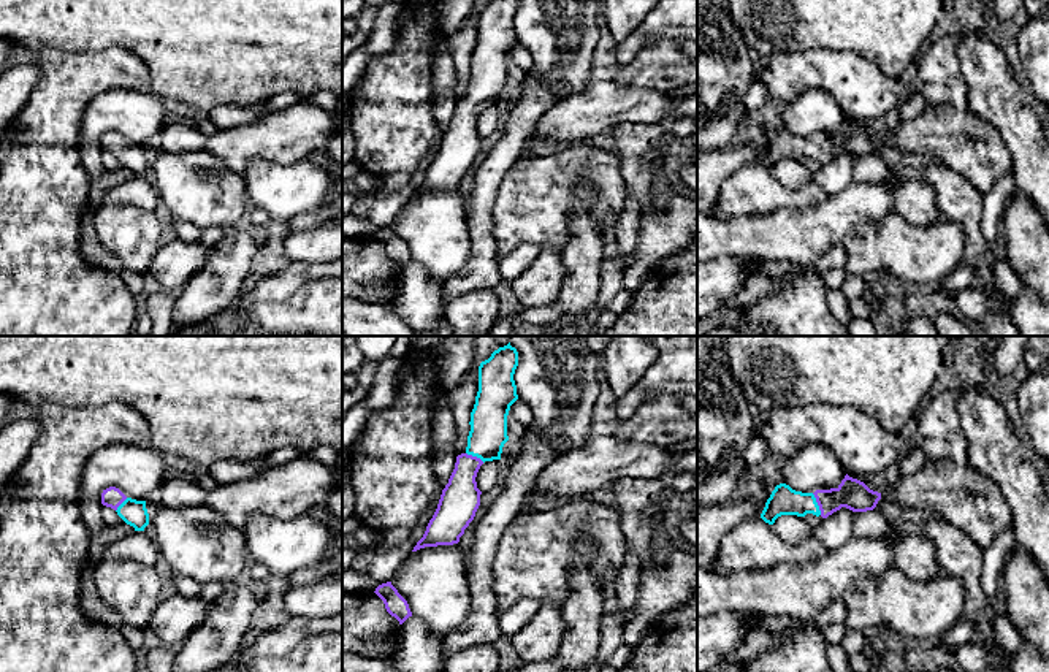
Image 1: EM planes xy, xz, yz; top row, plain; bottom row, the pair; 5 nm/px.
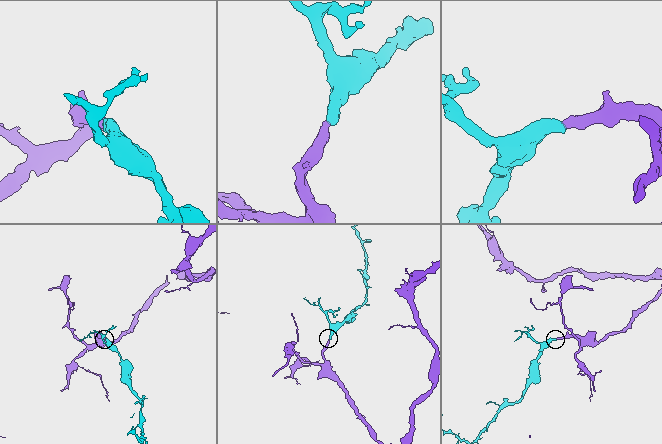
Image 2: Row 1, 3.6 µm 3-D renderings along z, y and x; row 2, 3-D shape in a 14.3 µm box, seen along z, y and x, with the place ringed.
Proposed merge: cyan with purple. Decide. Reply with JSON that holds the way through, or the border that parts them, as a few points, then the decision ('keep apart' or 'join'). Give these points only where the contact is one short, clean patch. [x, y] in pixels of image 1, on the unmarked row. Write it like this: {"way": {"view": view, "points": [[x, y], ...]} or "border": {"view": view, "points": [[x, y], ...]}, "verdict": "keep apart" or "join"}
{"way": {"view": "yz", "points": [[783, 146], [816, 149], [851, 138]]}, "verdict": "join"}

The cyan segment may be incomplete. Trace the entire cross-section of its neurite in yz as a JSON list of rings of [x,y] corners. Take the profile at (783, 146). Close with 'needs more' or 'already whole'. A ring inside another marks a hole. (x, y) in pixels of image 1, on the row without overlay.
[[[848,119],[837,133],[816,135],[814,138],[795,136],[789,130],[780,128],[767,144],[761,163],[769,170],[773,170],[781,160],[805,162],[813,158],[827,163],[841,152],[853,157],[873,155],[879,144],[881,138]]]; needs more

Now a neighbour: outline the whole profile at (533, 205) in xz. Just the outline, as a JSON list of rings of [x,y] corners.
[[[582,143],[544,157],[526,154],[505,173],[491,209],[496,258],[504,258],[521,244],[559,250],[569,239],[572,203],[582,179],[586,179],[594,192],[589,214],[607,238],[613,236],[627,197],[620,157],[616,152]]]

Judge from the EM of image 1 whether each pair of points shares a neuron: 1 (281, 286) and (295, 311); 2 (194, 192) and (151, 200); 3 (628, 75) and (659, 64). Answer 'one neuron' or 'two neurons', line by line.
1: two neurons
2: two neurons
3: one neuron

